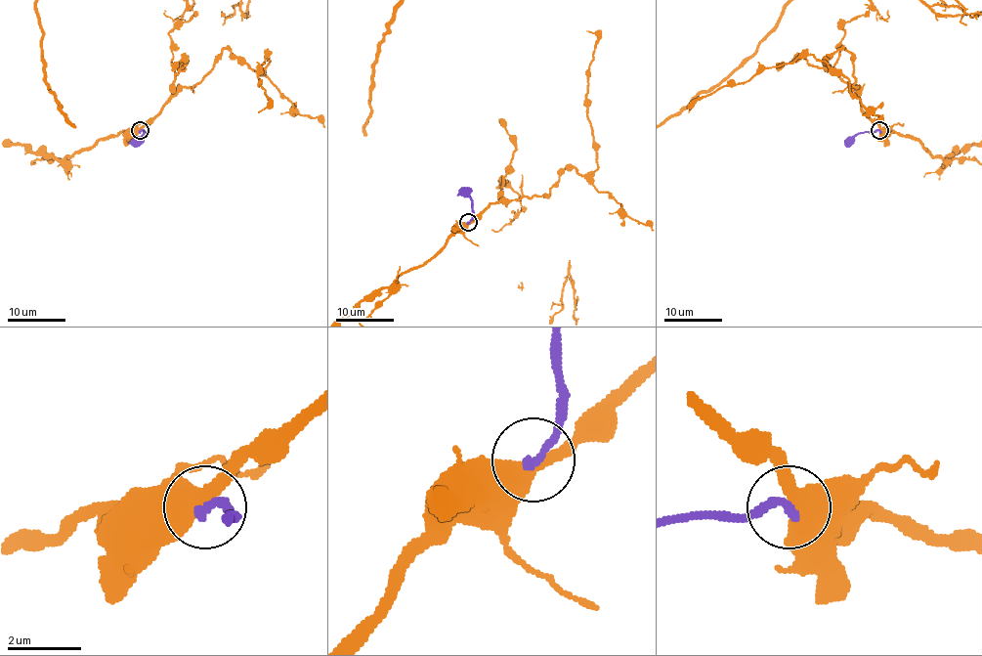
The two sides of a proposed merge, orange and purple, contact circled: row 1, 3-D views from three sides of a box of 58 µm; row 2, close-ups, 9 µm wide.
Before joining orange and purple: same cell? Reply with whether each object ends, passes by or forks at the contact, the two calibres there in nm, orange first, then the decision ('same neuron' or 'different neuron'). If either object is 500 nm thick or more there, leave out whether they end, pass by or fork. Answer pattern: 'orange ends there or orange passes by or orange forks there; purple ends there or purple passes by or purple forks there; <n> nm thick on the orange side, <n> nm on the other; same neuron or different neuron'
orange passes by; purple ends there; 480 nm thick on the orange side, 260 nm on the other; different neuron

